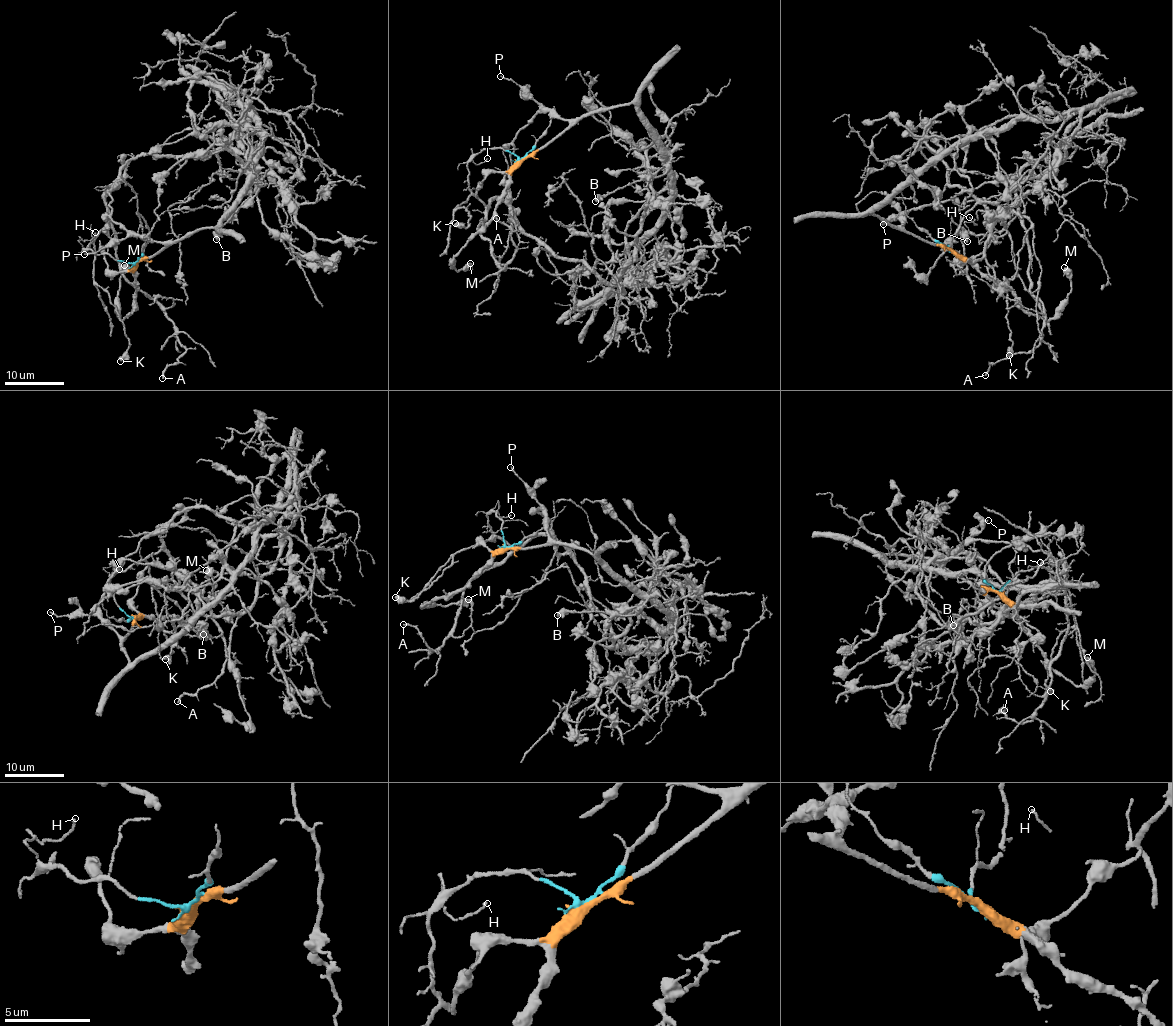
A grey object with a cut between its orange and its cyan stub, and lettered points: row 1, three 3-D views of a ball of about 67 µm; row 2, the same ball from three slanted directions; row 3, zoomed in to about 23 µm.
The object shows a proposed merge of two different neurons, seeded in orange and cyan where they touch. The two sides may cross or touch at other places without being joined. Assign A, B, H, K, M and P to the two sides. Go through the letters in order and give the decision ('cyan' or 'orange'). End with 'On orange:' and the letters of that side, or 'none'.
A: cyan
B: orange
H: cyan
K: cyan
M: orange
P: orange
On orange: B, M, P

